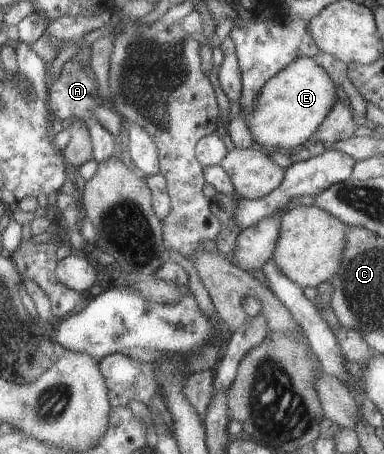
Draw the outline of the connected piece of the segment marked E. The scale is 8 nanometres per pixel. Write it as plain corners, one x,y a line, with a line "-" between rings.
297,58
263,84
247,127
259,148
286,153
291,147
301,148
337,101
334,83
325,70
313,58

